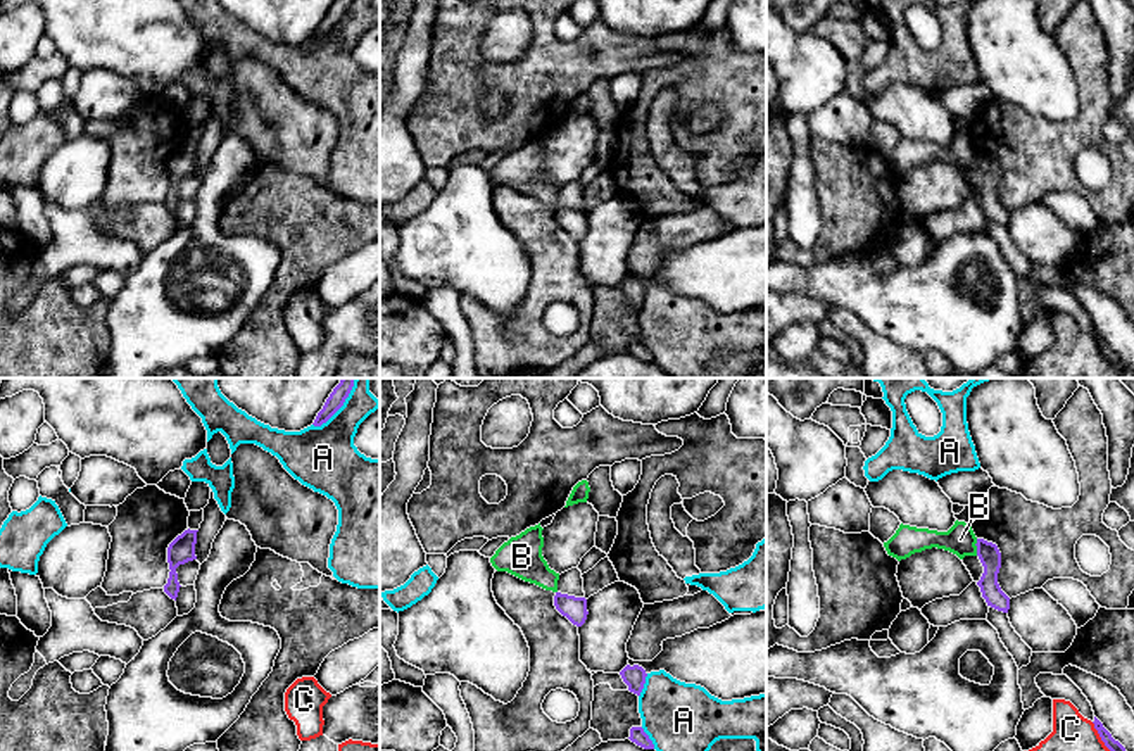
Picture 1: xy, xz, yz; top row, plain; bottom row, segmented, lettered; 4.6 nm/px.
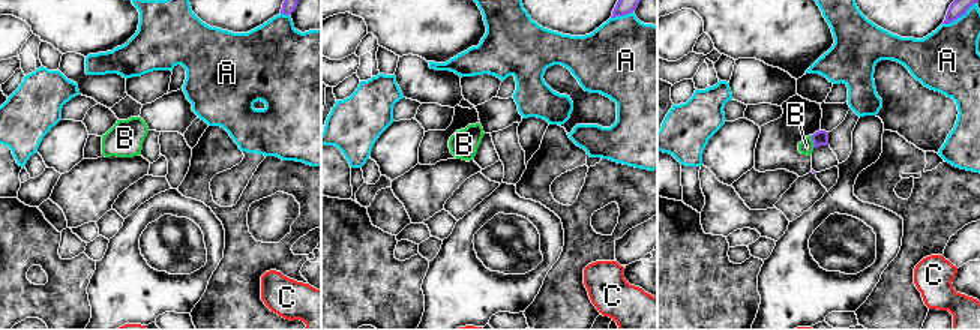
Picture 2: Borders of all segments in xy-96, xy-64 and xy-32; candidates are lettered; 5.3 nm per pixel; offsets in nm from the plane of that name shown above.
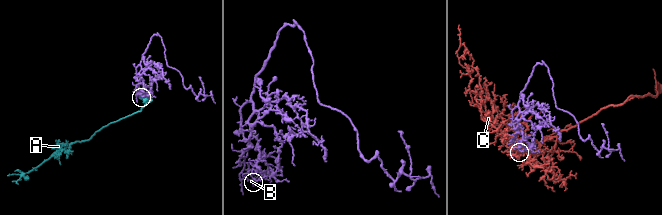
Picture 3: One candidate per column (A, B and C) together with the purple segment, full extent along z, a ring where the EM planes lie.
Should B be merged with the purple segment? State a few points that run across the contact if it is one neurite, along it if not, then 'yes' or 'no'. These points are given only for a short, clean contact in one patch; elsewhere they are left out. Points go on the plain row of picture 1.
line yz (977, 152), (976, 168); no

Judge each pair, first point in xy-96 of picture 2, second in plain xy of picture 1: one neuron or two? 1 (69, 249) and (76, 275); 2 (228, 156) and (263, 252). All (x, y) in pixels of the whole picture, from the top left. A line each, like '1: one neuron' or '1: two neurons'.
1: two neurons
2: two neurons

